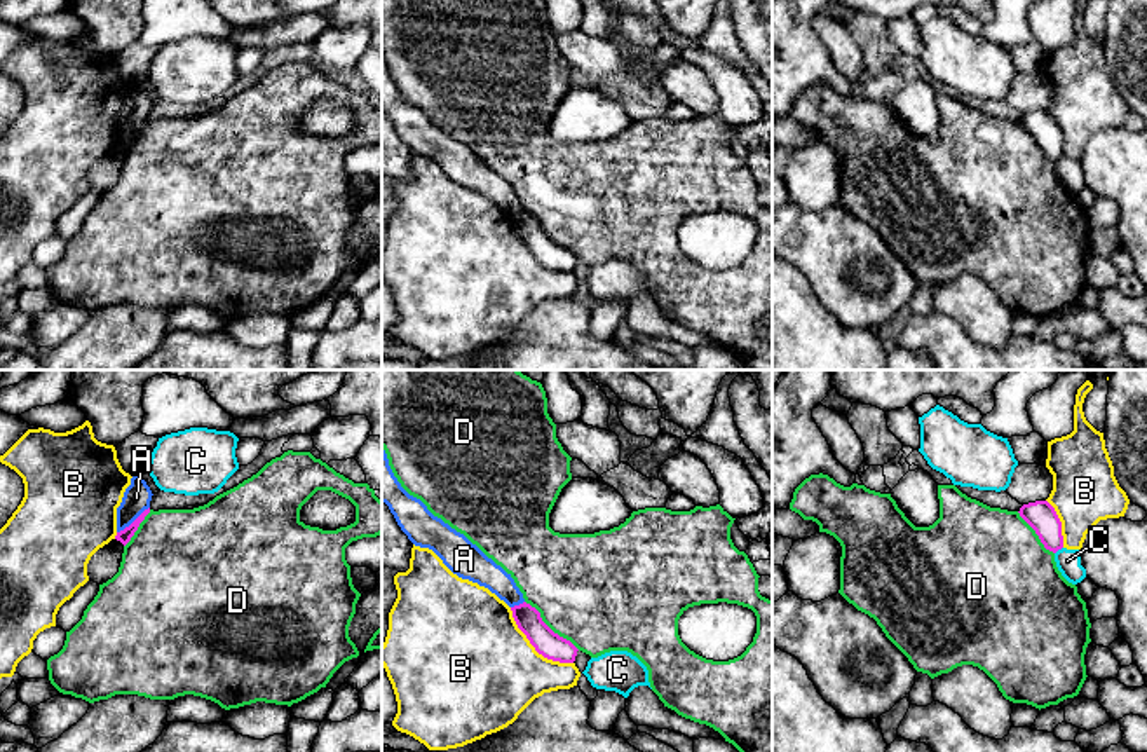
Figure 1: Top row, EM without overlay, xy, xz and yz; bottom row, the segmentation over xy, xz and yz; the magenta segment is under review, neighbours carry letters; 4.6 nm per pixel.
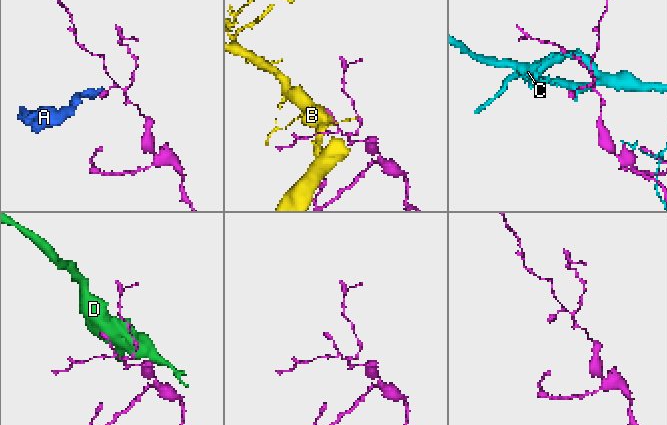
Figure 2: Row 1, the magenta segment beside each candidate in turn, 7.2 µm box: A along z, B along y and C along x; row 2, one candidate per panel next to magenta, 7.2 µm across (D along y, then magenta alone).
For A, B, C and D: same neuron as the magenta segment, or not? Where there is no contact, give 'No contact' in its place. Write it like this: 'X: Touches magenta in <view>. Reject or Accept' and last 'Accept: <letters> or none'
A: Touches magenta in xy. Reject
B: Touches magenta in xz. Reject
C: Touches magenta in yz. Reject
D: Touches magenta in xz. Reject
Accept: none

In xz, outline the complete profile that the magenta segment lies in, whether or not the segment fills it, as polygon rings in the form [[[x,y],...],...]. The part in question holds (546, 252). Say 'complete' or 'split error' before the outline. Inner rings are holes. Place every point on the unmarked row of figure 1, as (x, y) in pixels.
complete; [[[523,211],[511,216],[512,227],[518,237],[526,244],[530,253],[539,263],[547,269],[560,272],[574,272],[577,265],[577,256],[554,243],[540,227],[540,222],[530,213]]]

